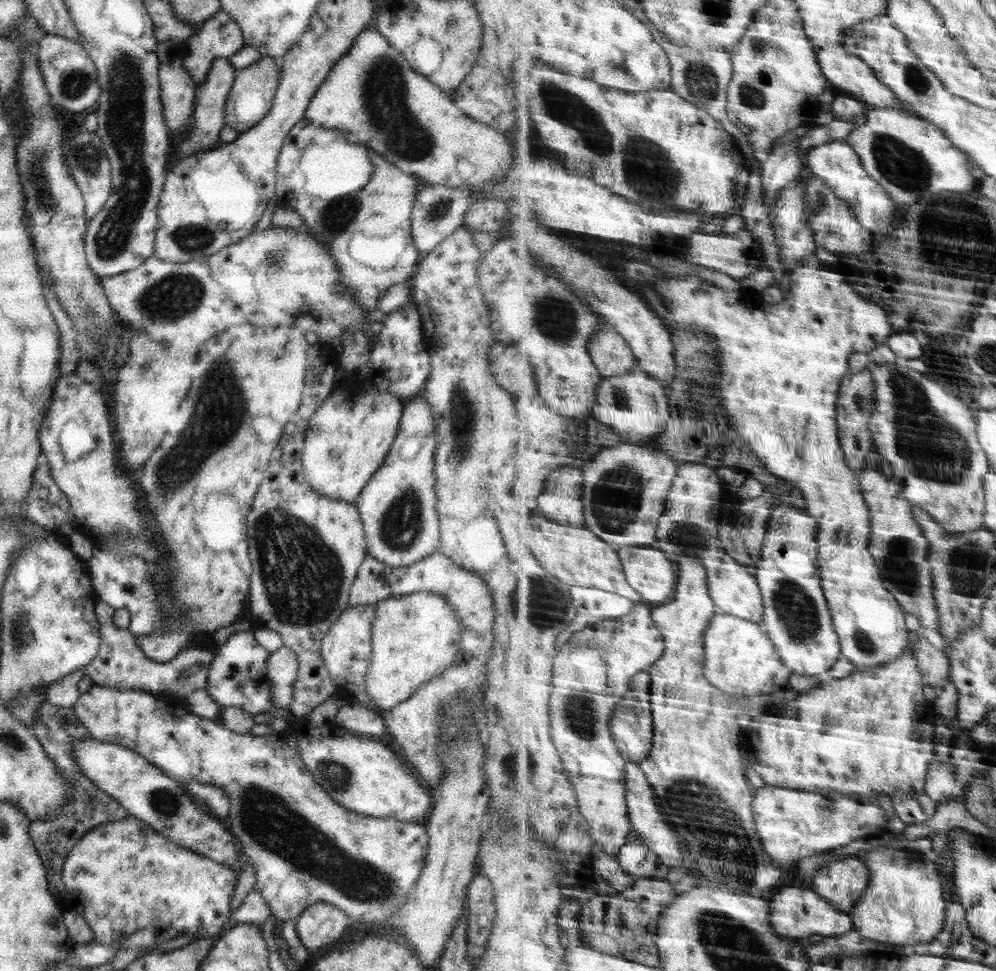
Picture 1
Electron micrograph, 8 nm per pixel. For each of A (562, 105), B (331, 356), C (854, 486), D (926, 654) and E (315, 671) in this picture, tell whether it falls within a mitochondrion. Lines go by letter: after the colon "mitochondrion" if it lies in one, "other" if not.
A: mitochondrion
B: other
C: other
D: other
E: other

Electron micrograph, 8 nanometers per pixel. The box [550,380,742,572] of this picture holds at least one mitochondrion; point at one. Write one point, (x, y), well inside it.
(616, 505)

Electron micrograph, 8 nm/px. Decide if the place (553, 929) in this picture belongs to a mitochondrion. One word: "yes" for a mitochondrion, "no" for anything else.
no

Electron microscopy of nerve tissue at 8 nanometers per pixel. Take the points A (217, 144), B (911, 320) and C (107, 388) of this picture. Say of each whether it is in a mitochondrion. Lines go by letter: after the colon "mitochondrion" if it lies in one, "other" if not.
A: other
B: other
C: other

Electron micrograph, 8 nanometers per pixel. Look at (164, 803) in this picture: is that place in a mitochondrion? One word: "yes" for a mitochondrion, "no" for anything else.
yes

